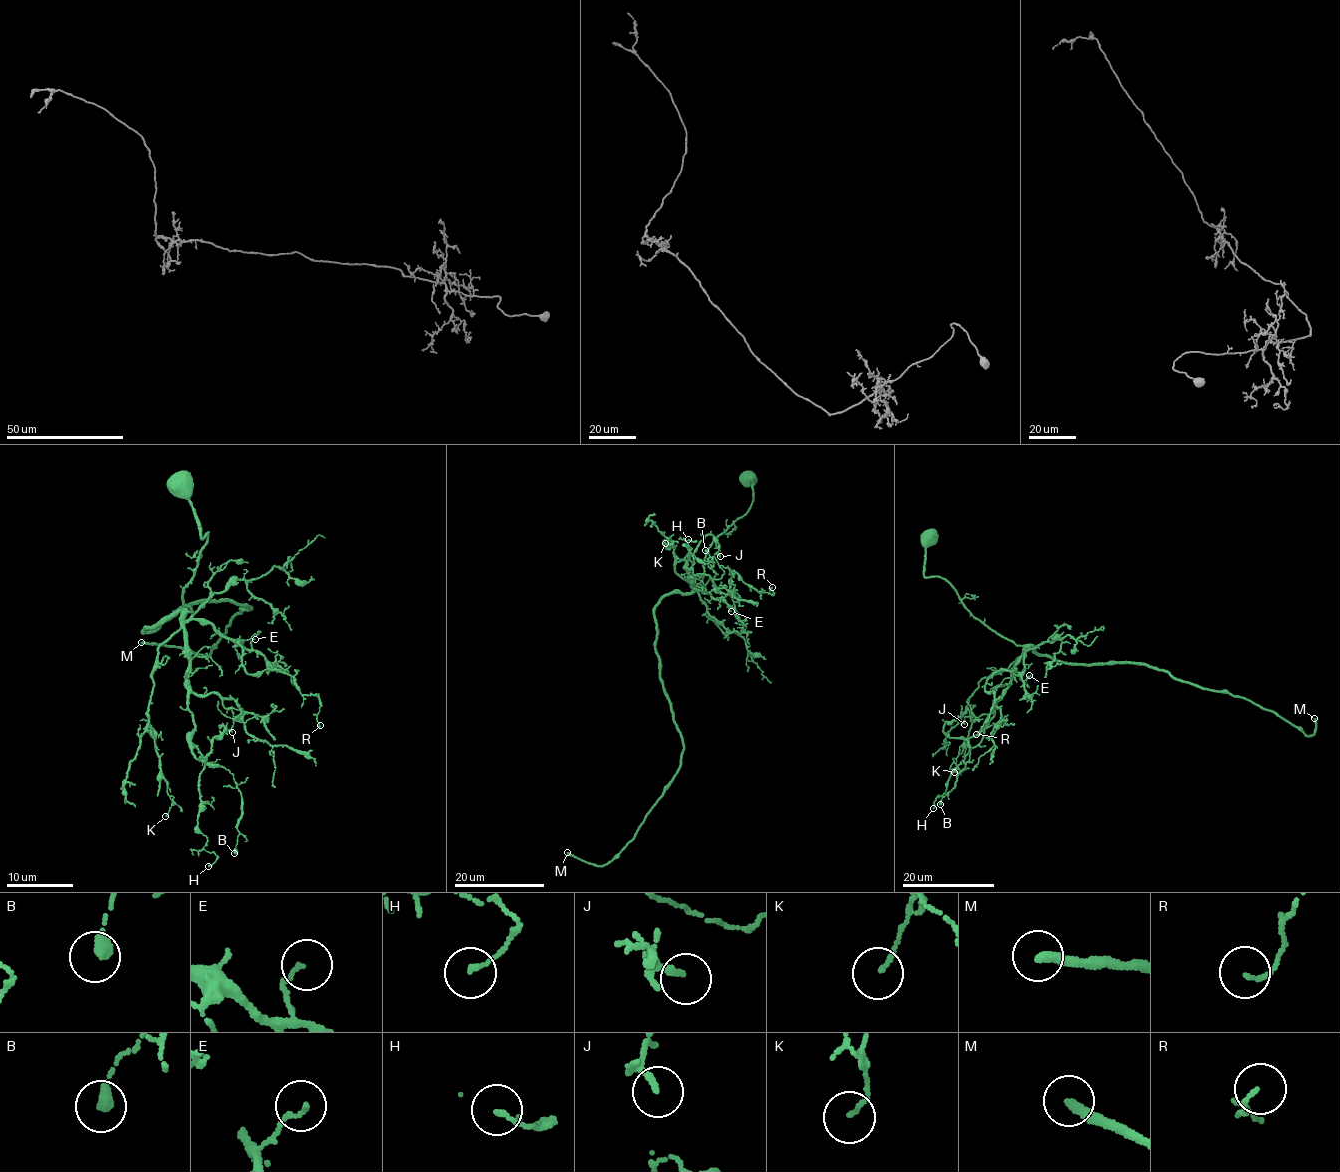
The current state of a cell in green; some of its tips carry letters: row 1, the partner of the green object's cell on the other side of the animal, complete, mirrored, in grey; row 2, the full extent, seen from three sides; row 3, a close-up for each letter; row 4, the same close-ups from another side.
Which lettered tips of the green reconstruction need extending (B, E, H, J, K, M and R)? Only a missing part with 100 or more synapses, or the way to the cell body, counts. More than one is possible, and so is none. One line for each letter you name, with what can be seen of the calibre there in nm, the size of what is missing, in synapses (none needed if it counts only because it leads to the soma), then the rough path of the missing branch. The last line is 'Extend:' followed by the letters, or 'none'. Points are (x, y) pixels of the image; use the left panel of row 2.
M: 280 nm thick; about 250 synapses
Extend: M

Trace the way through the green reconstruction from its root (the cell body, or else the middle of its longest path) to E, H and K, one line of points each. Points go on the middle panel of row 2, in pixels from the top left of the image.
E: (747, 479), (753, 483), (752, 504), (713, 542), (702, 580), (694, 587), (724, 600), (731, 611)
H: (747, 479), (753, 483), (752, 504), (713, 542), (702, 580), (692, 586), (684, 545), (696, 541), (688, 539)
K: (747, 479), (752, 504), (713, 542), (696, 586), (675, 572), (675, 545), (665, 543)

